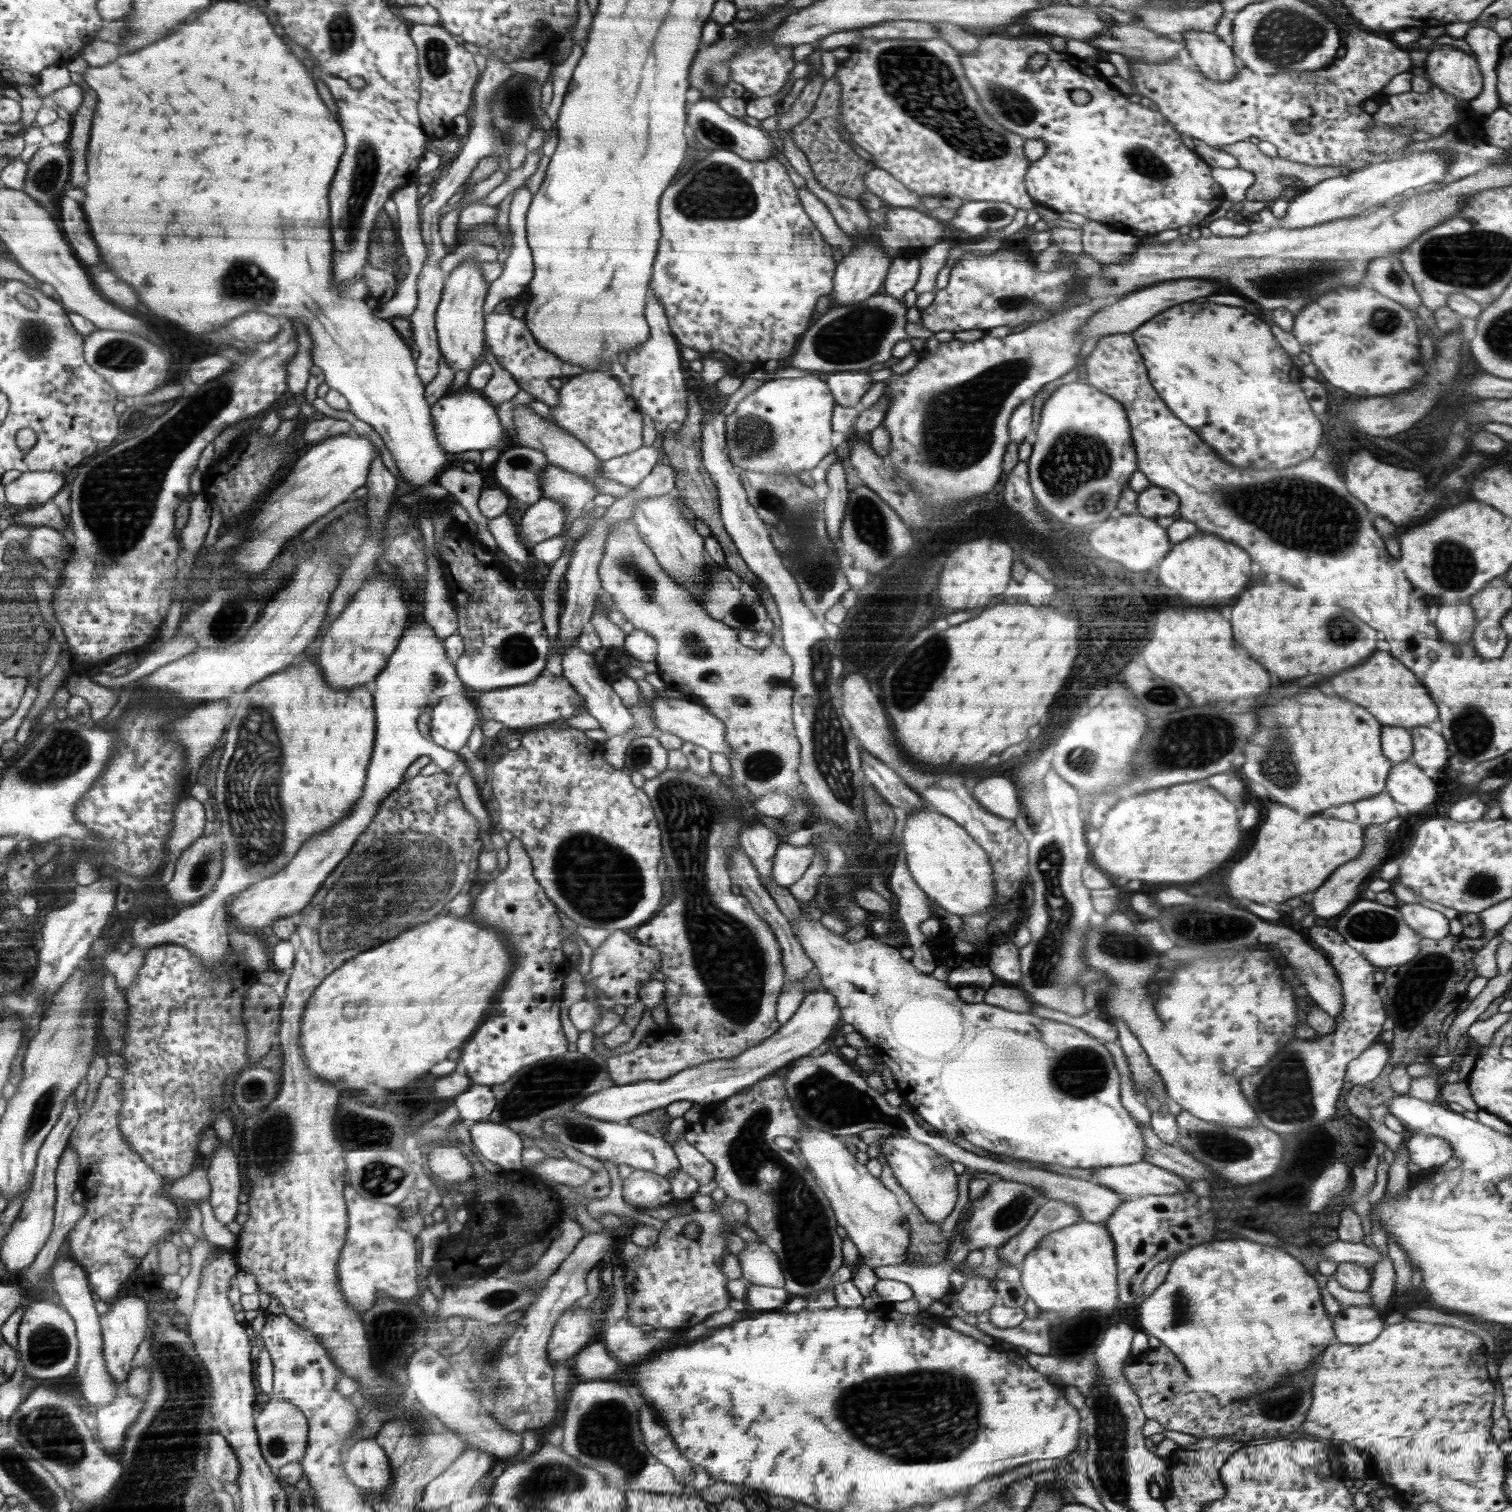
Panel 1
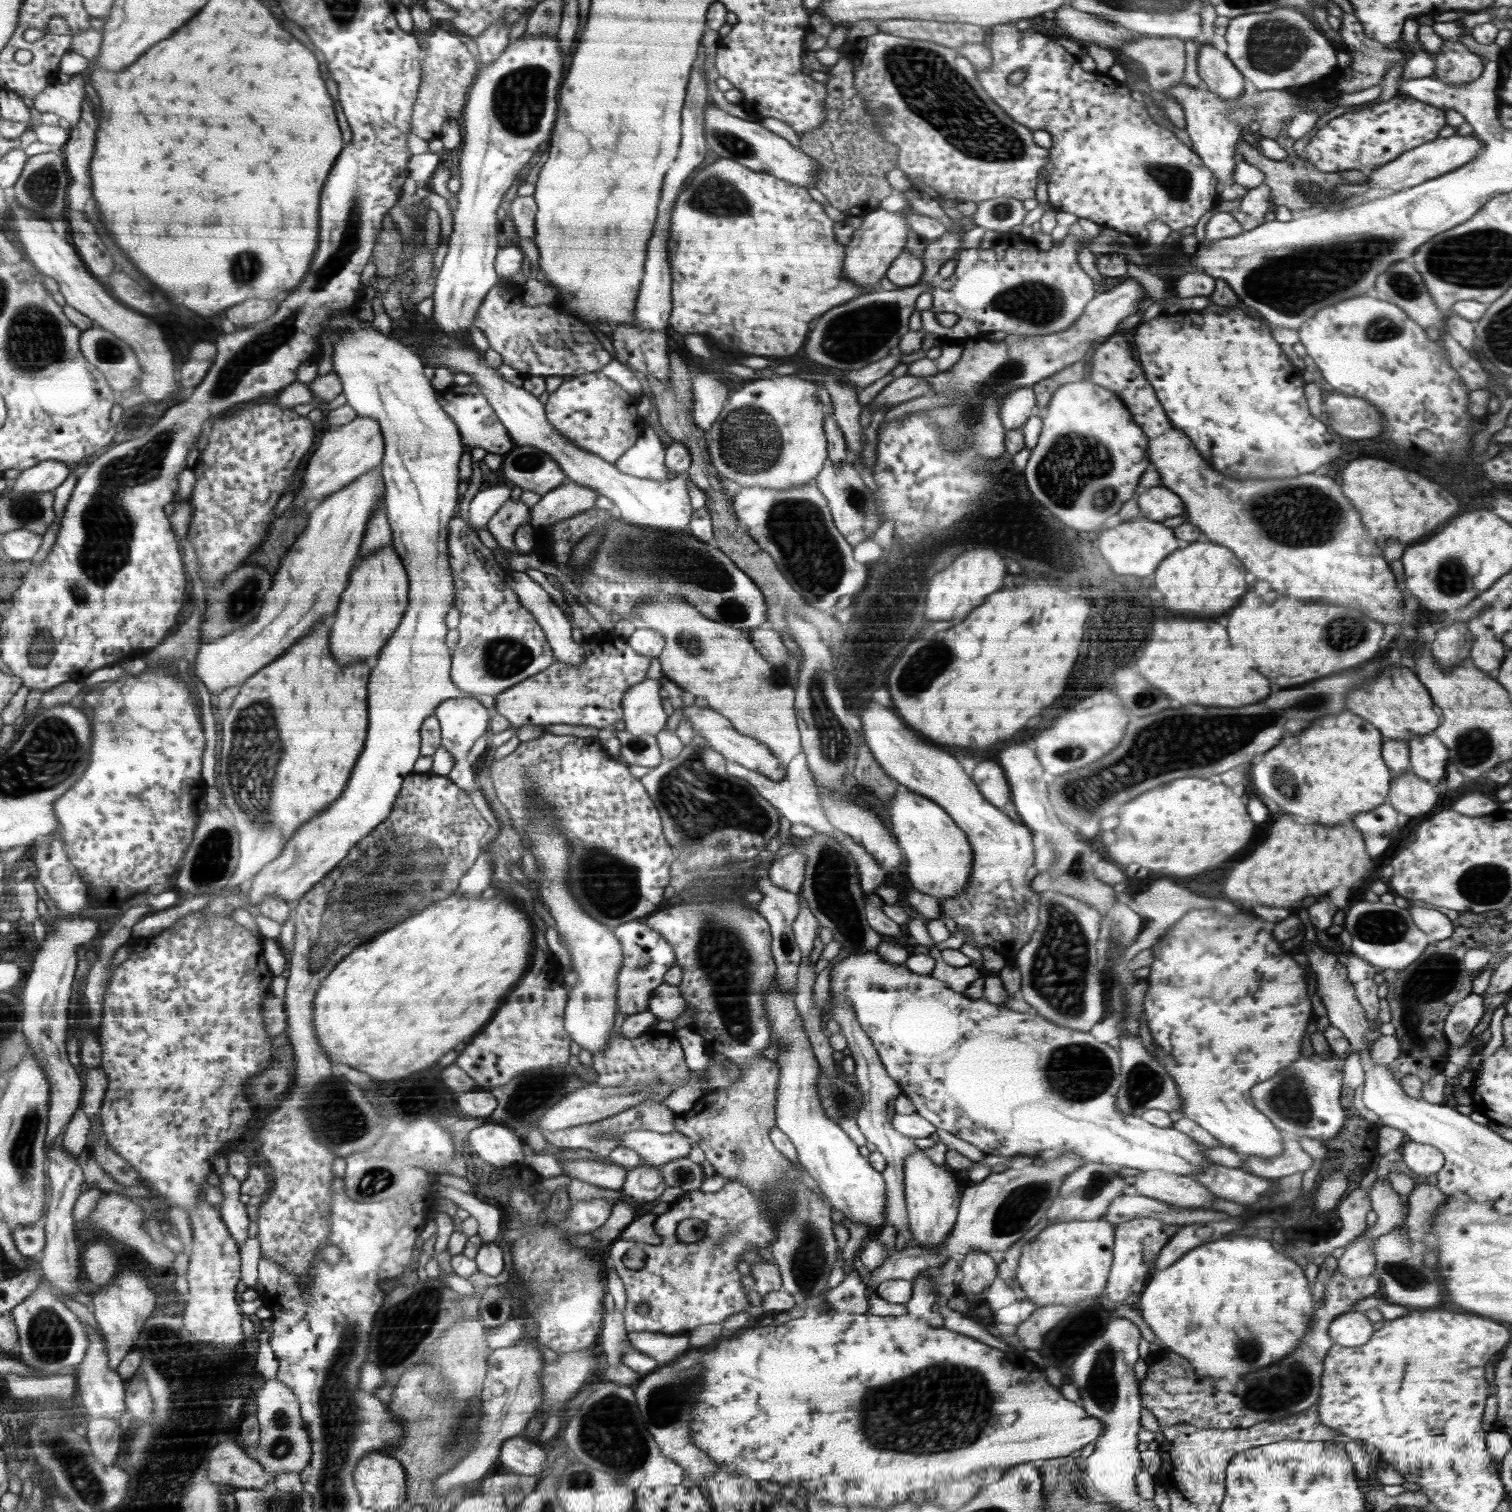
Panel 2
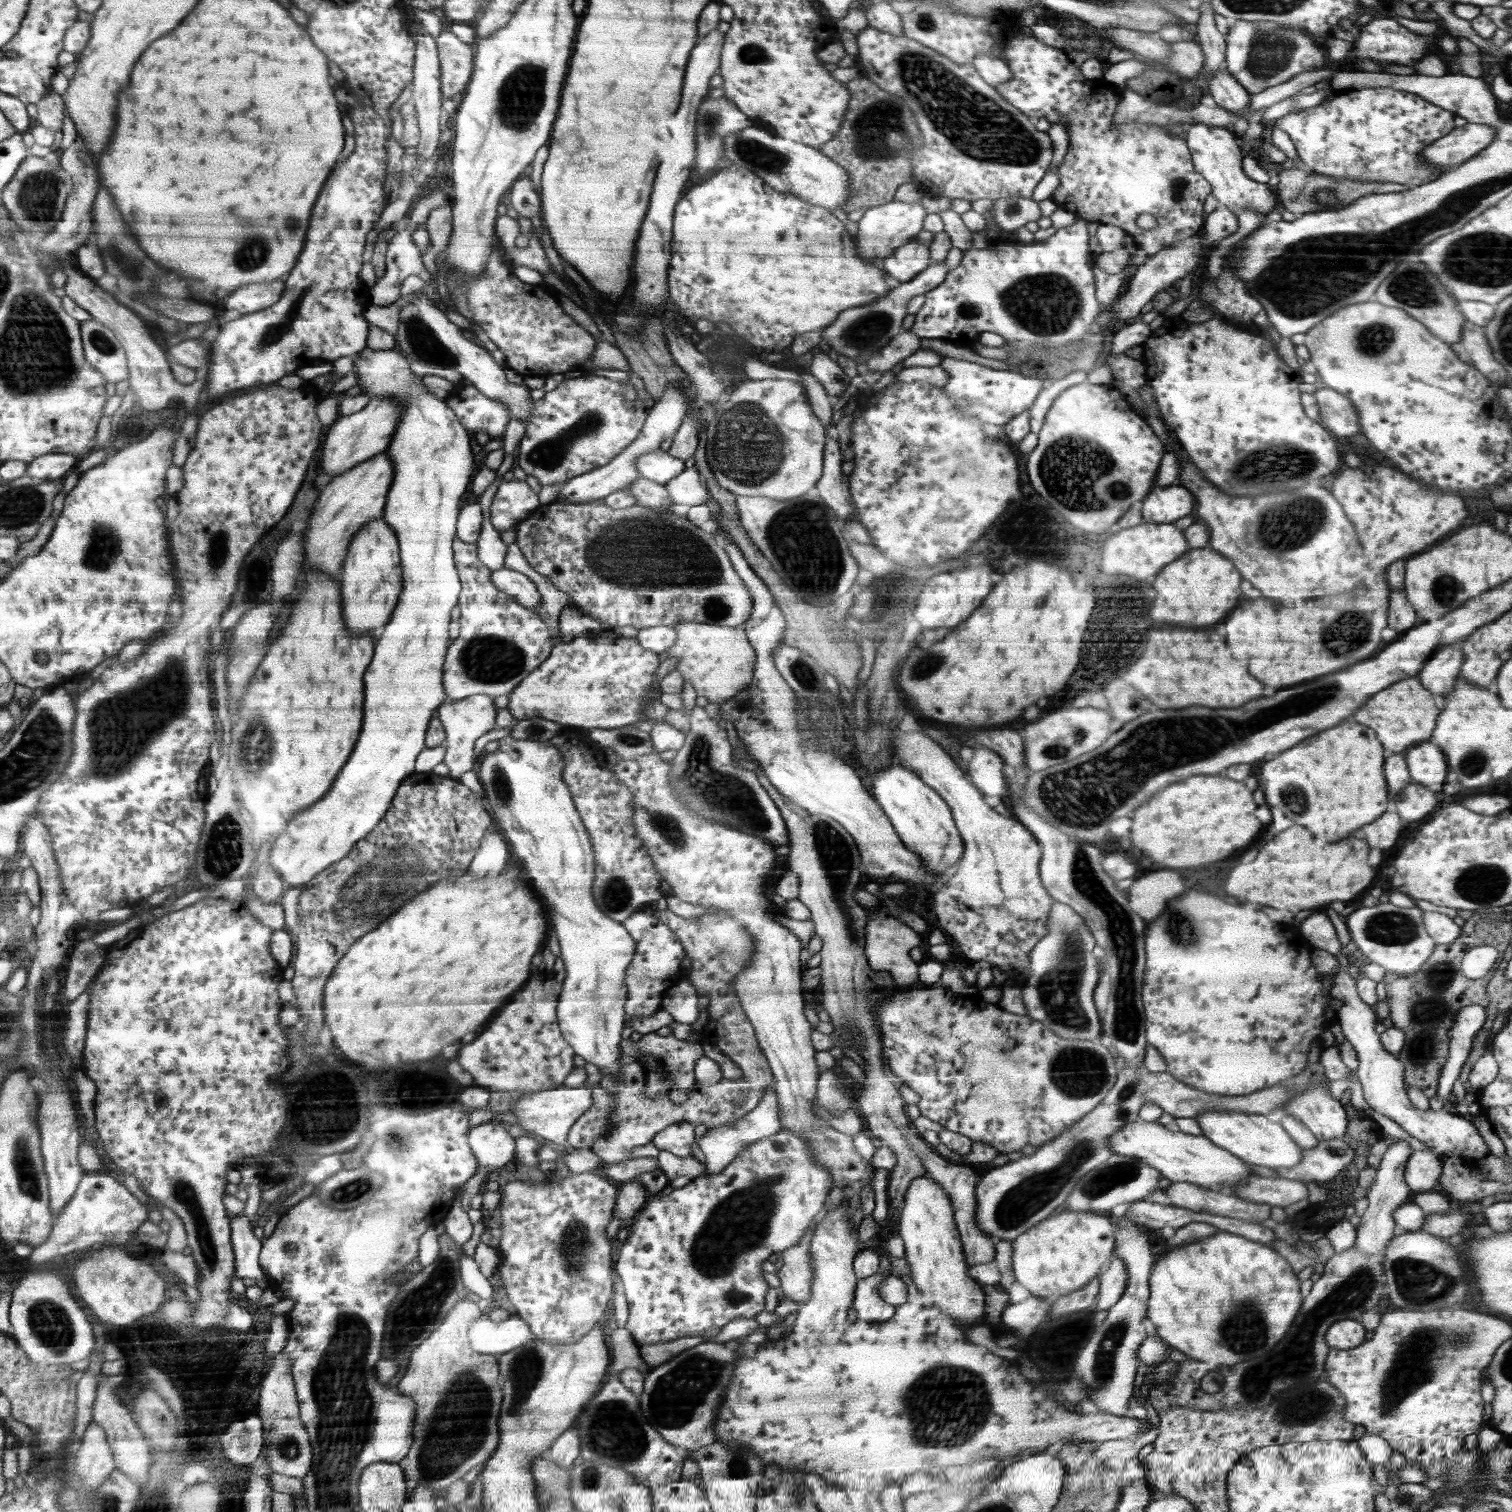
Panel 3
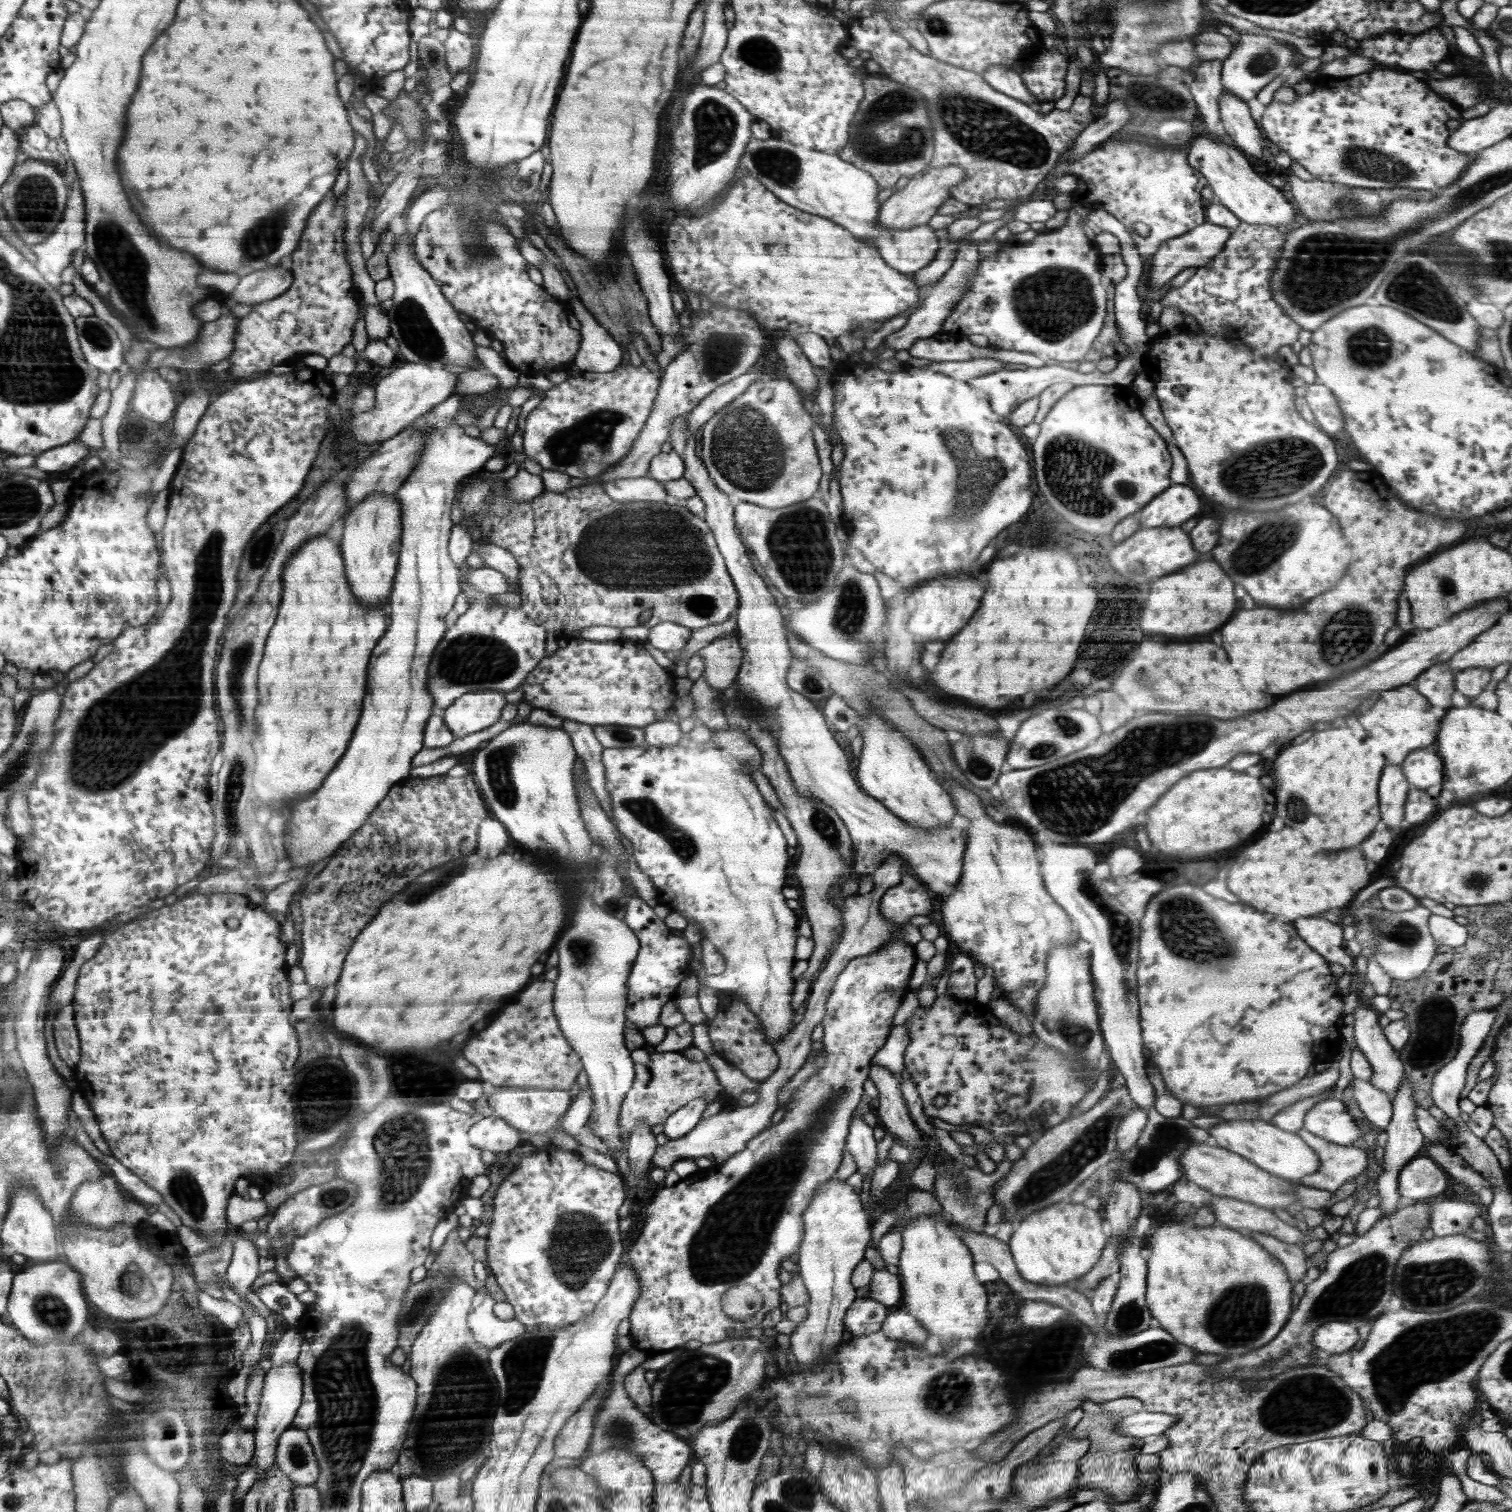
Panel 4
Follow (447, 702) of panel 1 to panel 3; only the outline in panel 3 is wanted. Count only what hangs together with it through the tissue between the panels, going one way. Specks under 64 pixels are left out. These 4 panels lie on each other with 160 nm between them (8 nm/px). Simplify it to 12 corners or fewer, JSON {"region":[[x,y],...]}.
{"region":[[494,698],[443,704],[444,764],[452,779],[474,766],[474,742],[494,729]]}

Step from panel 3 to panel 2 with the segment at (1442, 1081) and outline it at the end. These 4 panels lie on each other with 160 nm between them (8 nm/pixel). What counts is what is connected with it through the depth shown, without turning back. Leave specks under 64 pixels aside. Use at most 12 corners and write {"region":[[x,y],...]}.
{"region":[[1469,994],[1452,1006],[1444,1034],[1462,1046],[1484,1014],[1483,998]]}

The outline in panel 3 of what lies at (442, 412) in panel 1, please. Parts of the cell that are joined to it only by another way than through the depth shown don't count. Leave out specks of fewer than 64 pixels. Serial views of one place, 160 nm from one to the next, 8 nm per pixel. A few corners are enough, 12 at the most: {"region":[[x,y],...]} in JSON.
{"region":[[455,385],[443,401],[468,432],[503,438],[503,402],[474,385]]}

